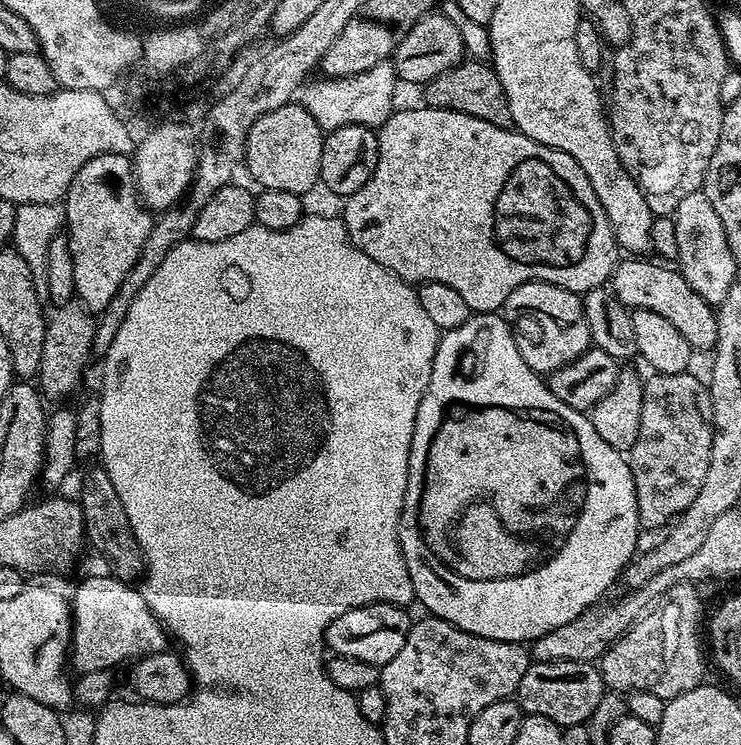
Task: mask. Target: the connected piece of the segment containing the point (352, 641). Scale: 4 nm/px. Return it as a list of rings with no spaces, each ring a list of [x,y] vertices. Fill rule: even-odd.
[[[367,604],[354,610],[346,610],[332,620],[324,635],[324,642],[329,653],[346,658],[354,658],[358,662],[370,662],[383,666],[406,646],[406,634],[410,634],[414,623],[408,617],[407,607],[400,604]]]

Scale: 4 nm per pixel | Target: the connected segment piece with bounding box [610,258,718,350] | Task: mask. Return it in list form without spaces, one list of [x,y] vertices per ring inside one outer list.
[[[624,258],[617,263],[612,272],[610,291],[616,295],[618,302],[622,302],[629,310],[654,310],[654,314],[668,319],[683,334],[693,350],[715,349],[718,338],[716,308],[694,294],[684,275],[675,267],[648,259],[652,258]]]

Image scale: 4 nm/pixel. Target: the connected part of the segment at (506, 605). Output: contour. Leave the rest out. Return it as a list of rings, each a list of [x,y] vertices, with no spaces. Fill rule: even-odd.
[[[481,312],[468,317],[468,321],[454,330],[443,333],[434,354],[434,366],[426,394],[418,406],[418,418],[414,418],[414,438],[410,442],[410,466],[406,478],[406,498],[400,515],[400,549],[410,570],[410,582],[416,591],[415,599],[431,615],[450,622],[470,634],[478,634],[487,640],[511,640],[535,642],[539,636],[558,626],[566,626],[578,618],[587,608],[601,599],[600,596],[612,583],[621,579],[623,570],[637,555],[636,543],[642,525],[638,518],[638,502],[634,494],[634,478],[625,453],[614,450],[602,442],[598,430],[585,413],[558,402],[548,389],[541,373],[535,372],[522,358],[514,342],[512,332],[503,315]]]

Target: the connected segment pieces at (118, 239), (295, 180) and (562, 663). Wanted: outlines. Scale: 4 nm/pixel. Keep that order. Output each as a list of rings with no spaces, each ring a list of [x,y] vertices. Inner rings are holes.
[[[122,153],[90,158],[70,182],[64,195],[66,235],[74,262],[75,299],[93,314],[103,312],[118,294],[122,278],[138,258],[152,229],[153,213],[137,191],[133,161]]]
[[[293,102],[286,106],[278,106],[278,110],[270,110],[270,114],[262,114],[262,118],[258,118],[258,122],[254,122],[254,126],[250,126],[250,134],[246,142],[246,150],[244,151],[244,164],[248,172],[257,180],[261,185],[259,186],[264,190],[286,190],[290,194],[298,197],[303,197],[304,192],[308,192],[312,187],[317,187],[320,184],[320,167],[322,166],[322,146],[324,145],[324,137],[326,135],[325,129],[318,126],[318,122],[308,111],[304,109],[303,103]]]
[[[541,660],[529,663],[522,682],[518,682],[515,701],[529,716],[550,718],[566,729],[575,724],[588,724],[594,710],[606,693],[599,667],[587,660]]]

